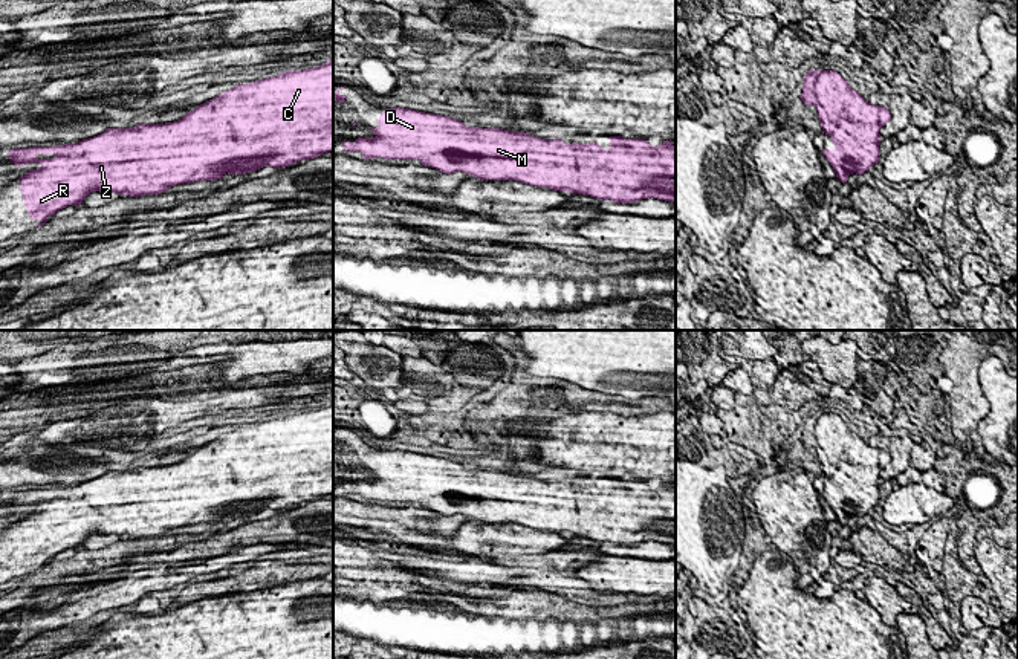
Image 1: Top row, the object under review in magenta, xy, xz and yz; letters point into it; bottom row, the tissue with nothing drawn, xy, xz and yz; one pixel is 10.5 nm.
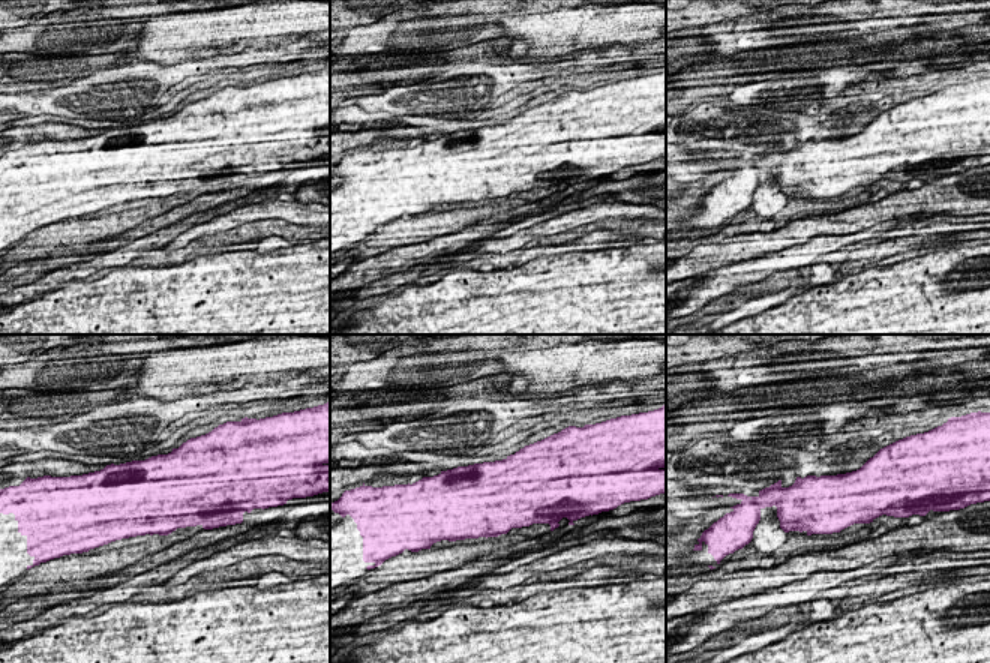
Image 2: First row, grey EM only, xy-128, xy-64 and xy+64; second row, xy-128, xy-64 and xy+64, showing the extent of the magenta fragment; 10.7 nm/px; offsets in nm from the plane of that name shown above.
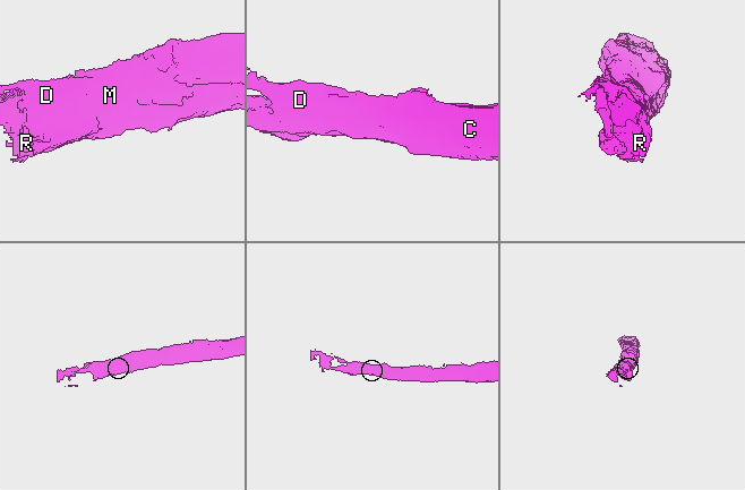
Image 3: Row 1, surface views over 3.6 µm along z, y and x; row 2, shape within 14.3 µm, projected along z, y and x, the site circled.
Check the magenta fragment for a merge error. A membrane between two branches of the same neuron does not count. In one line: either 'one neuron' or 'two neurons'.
one neuron

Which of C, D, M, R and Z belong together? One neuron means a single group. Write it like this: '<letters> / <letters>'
C D M R Z

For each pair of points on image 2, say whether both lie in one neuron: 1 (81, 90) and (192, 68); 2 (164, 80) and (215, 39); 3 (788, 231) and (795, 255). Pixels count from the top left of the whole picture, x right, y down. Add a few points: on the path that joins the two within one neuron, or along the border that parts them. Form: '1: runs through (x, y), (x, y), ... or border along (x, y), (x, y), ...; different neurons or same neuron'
1: runs through (108, 90), (140, 90), (149, 81), (165, 77); same neuron
2: border along (224, 53), (168, 65), (155, 63); different neurons
3: border along (807, 240), (762, 255); different neurons

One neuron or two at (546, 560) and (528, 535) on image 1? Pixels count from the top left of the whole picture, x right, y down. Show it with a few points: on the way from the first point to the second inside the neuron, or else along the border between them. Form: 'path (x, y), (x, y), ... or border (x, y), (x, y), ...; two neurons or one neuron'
border (570, 549), (541, 554); two neurons

